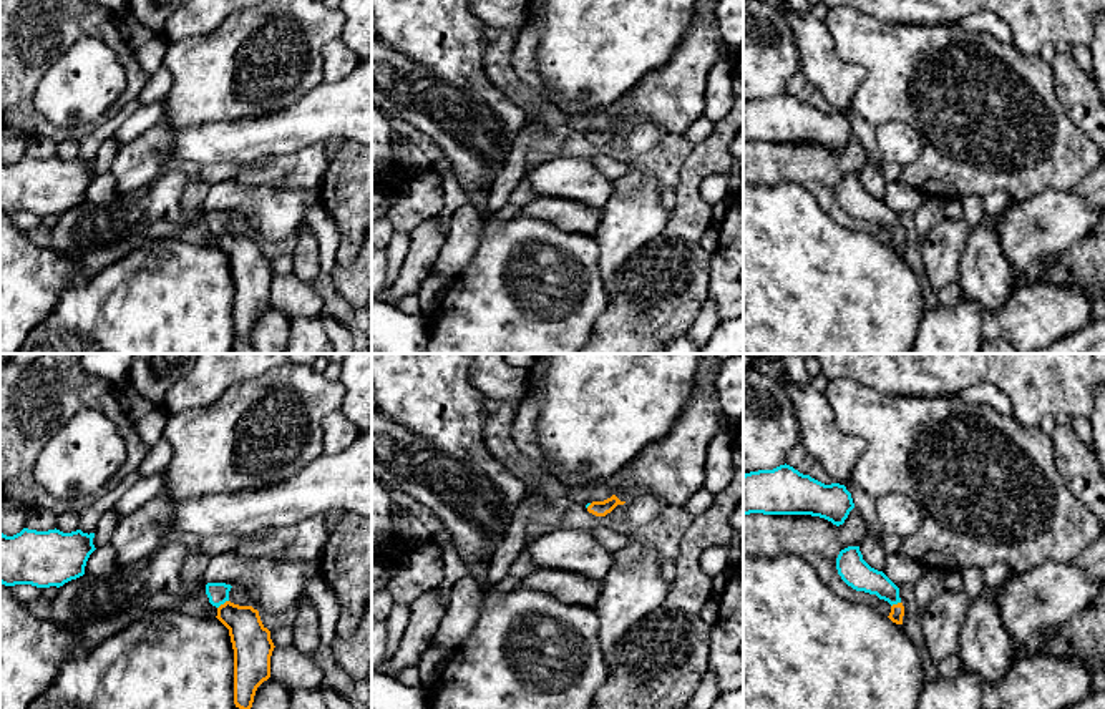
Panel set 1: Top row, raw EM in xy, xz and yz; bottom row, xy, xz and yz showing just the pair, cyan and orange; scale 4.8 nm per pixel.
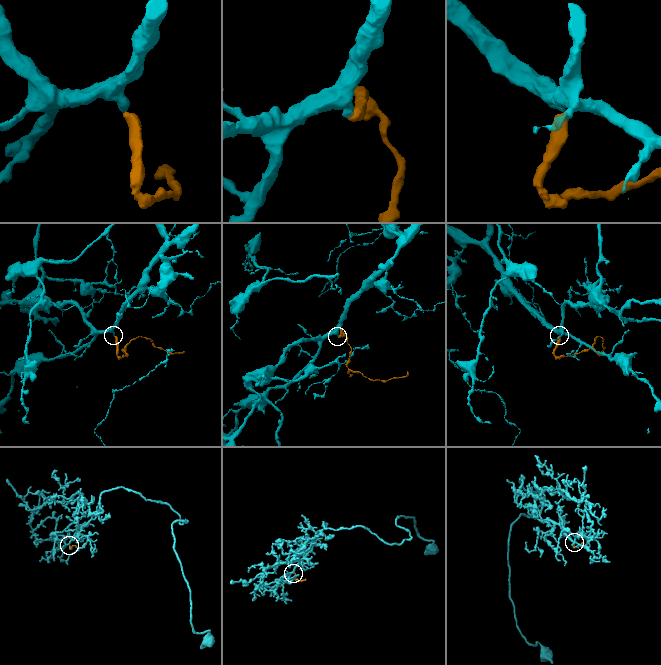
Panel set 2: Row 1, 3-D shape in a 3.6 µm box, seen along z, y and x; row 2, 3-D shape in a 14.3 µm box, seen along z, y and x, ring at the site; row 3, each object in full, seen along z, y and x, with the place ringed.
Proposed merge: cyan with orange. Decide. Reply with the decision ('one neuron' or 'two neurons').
one neuron

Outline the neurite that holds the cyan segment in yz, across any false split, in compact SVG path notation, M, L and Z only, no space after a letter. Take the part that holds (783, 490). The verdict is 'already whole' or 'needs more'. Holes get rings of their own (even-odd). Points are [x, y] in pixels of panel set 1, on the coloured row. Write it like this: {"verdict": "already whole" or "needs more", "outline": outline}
{"verdict": "already whole", "outline": "M786 463L743 475L743 515L811 515L840 526L853 508L845 485L825 485Z"}

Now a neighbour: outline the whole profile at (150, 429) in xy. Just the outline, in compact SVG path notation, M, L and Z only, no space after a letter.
M164 405L154 407L149 413L139 418L136 423L136 432L139 438L149 447L163 438L163 430L168 423L169 412Z

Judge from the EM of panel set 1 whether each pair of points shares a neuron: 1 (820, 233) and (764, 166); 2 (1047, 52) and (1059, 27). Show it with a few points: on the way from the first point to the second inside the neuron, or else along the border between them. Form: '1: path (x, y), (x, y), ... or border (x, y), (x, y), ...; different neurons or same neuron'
1: border (760, 185), (795, 181), (815, 198); different neurons
2: border (1054, 44), (1046, 44), (1037, 53); different neurons

